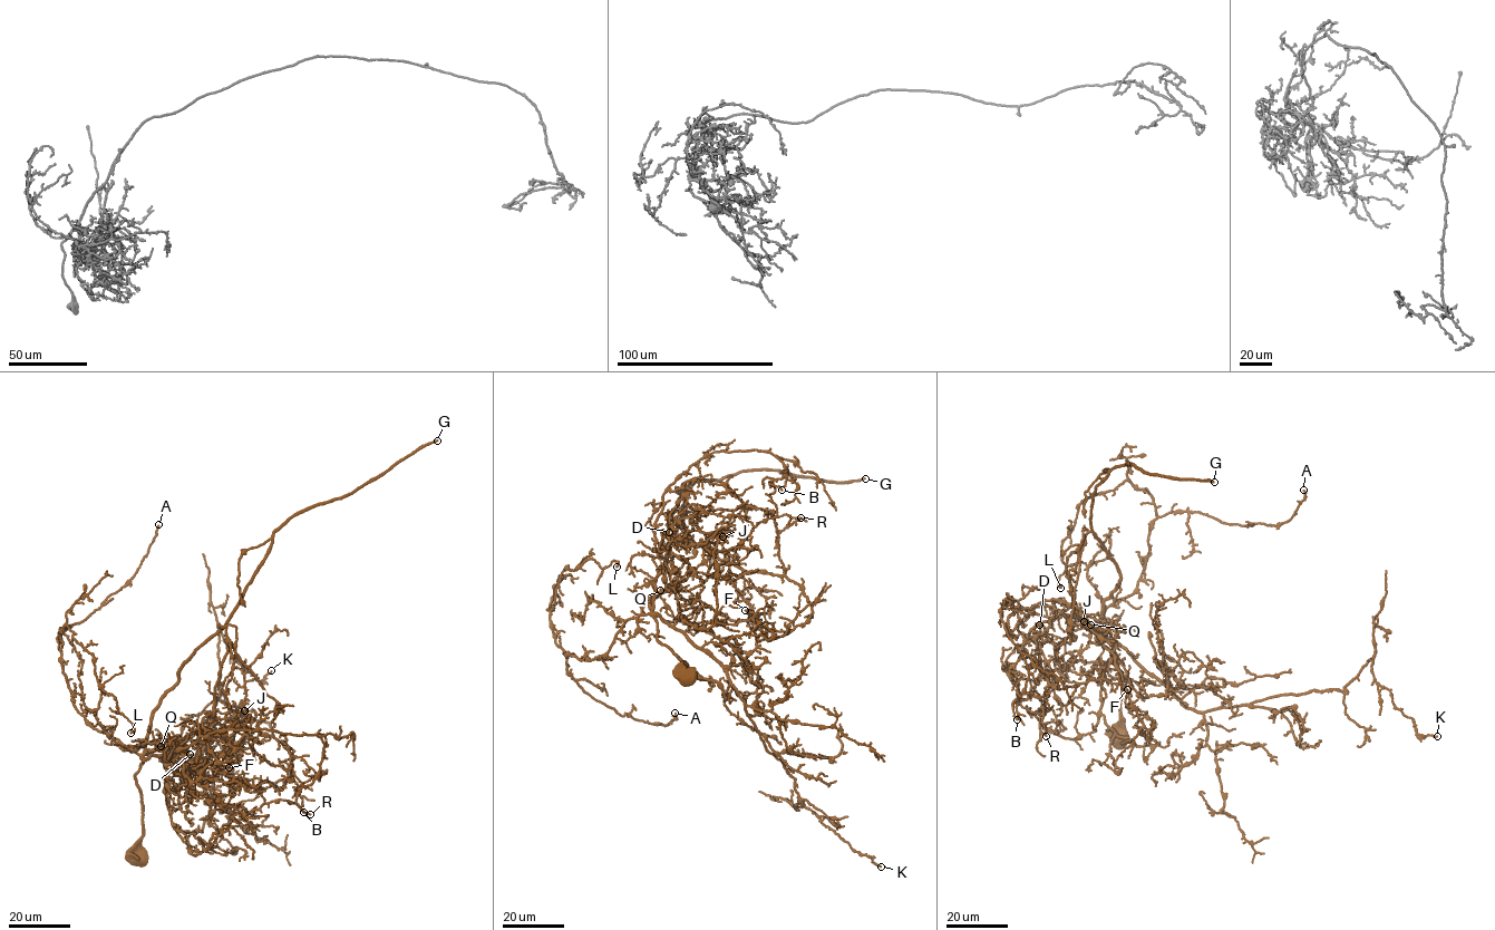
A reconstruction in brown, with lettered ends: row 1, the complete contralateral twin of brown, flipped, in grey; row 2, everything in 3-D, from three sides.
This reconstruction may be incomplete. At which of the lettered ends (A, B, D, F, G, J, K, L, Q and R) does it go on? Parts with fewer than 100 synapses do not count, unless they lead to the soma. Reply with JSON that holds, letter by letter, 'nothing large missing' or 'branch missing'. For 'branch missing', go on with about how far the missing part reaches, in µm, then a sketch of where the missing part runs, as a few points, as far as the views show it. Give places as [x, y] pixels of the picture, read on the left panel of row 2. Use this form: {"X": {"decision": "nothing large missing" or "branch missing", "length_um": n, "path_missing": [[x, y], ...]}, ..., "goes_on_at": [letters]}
{"A": {"decision": "nothing large missing"}, "B": {"decision": "nothing large missing"}, "D": {"decision": "nothing large missing"}, "F": {"decision": "nothing large missing"}, "G": {"decision": "branch missing", "length_um": 450}, "J": {"decision": "nothing large missing"}, "K": {"decision": "nothing large missing"}, "L": {"decision": "nothing large missing"}, "Q": {"decision": "nothing large missing"}, "R": {"decision": "nothing large missing"}, "goes_on_at": ["G"]}

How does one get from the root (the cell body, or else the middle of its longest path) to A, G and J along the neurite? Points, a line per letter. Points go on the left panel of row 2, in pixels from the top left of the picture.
A: (132, 859), (142, 835), (135, 774), (143, 759), (94, 728), (77, 709), (57, 639), (129, 584), (158, 524)
G: (132, 859), (142, 835), (135, 774), (151, 718), (183, 662), (224, 626), (274, 532), (437, 441)
J: (132, 859), (143, 753), (164, 749), (184, 782), (206, 781), (248, 730), (244, 710)

